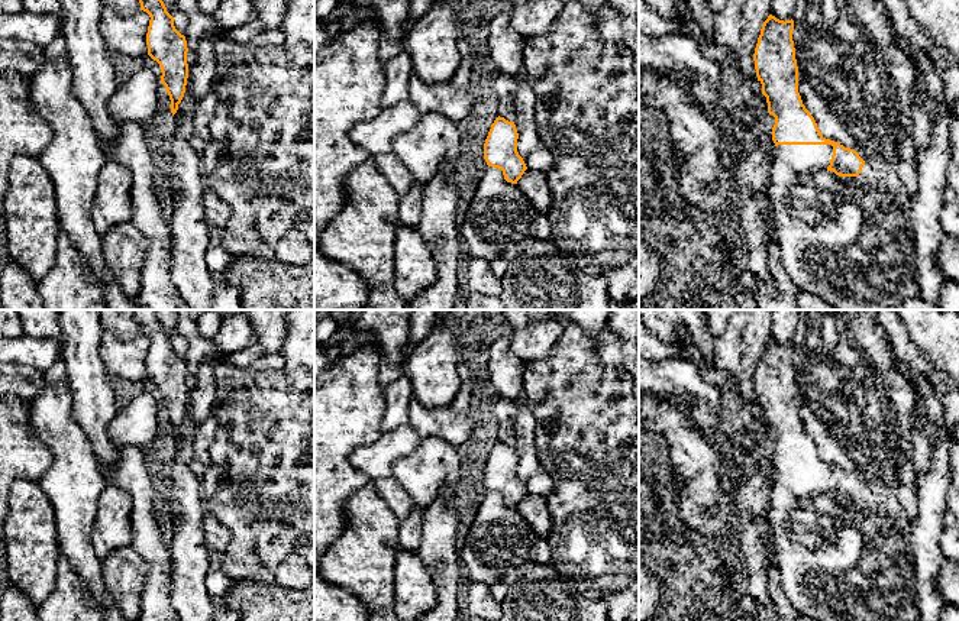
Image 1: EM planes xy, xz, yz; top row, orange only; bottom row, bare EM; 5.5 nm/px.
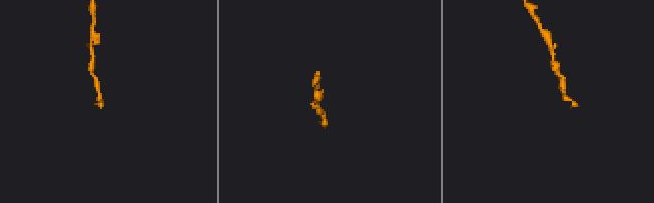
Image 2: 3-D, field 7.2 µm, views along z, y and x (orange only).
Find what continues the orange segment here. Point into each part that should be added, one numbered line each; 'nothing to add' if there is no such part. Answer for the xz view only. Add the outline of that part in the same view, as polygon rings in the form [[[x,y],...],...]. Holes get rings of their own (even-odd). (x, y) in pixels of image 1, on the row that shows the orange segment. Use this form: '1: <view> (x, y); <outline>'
nothing to add

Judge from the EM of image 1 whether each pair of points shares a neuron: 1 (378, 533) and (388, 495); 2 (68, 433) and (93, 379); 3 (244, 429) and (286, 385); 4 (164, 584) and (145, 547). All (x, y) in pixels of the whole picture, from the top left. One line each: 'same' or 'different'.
1: different
2: different
3: same
4: same

